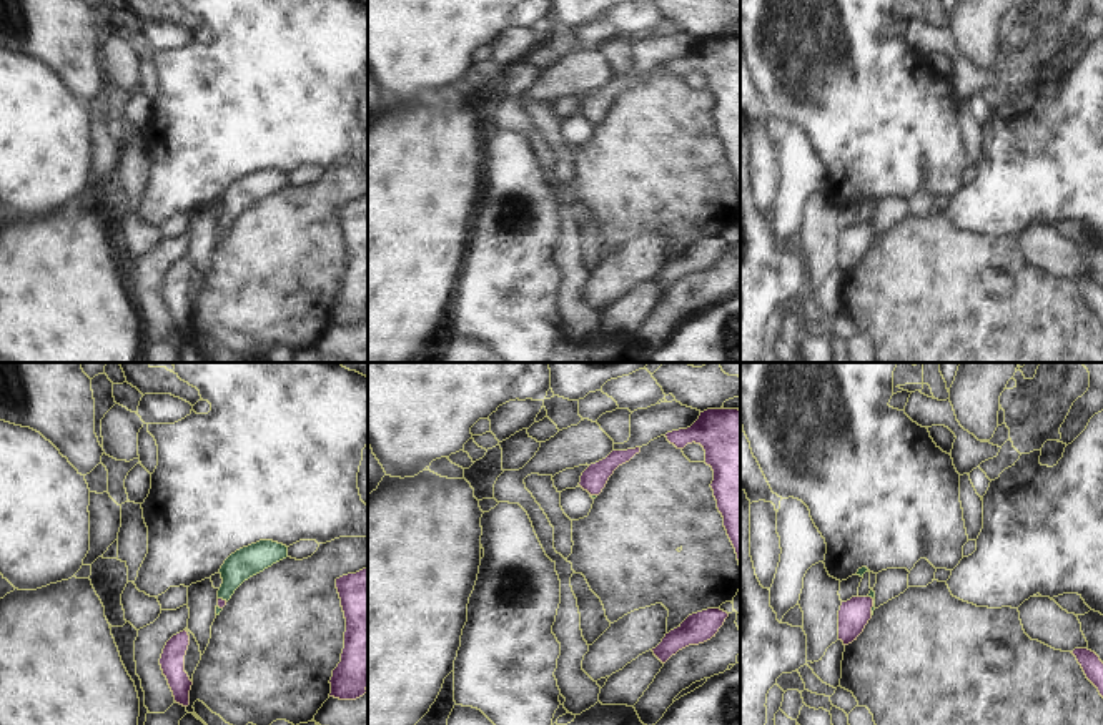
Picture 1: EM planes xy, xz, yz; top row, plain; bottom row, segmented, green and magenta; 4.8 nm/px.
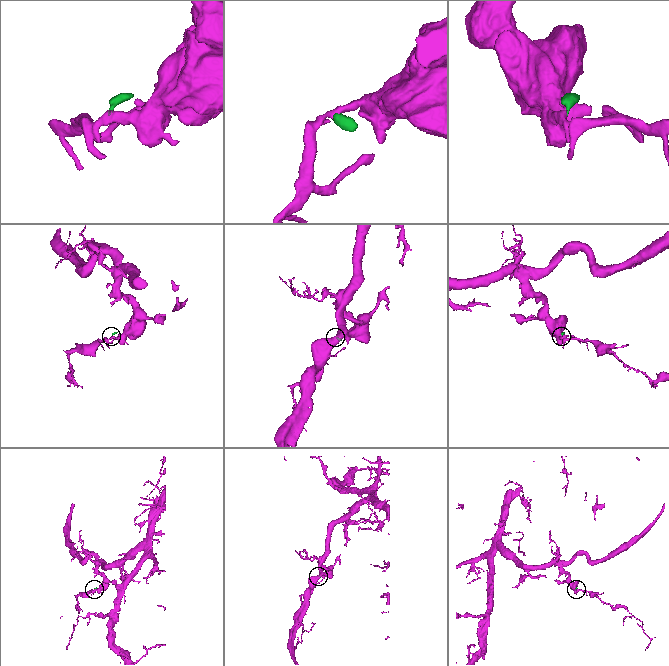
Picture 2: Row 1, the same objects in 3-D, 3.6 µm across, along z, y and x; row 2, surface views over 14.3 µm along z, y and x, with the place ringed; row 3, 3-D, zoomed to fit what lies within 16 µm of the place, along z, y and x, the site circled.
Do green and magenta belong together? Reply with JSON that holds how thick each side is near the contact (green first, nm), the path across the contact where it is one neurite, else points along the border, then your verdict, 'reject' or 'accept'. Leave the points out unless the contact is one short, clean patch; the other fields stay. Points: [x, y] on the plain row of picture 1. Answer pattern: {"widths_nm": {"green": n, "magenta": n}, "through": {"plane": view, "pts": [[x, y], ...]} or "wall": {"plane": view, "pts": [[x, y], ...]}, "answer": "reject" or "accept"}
{"widths_nm": {"green": 20, "magenta": 150}, "through": {"plane": "yz", "pts": [[874, 228], [874, 233], [865, 233], [854, 241]]}, "answer": "accept"}

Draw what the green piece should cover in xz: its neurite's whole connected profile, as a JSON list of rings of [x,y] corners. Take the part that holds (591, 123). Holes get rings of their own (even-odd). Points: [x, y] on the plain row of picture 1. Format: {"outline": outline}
{"outline": [[[641,75],[627,78],[612,78],[606,86],[591,91],[581,103],[579,113],[596,126],[606,115],[609,105],[614,98],[629,90],[636,81],[641,80]]]}

